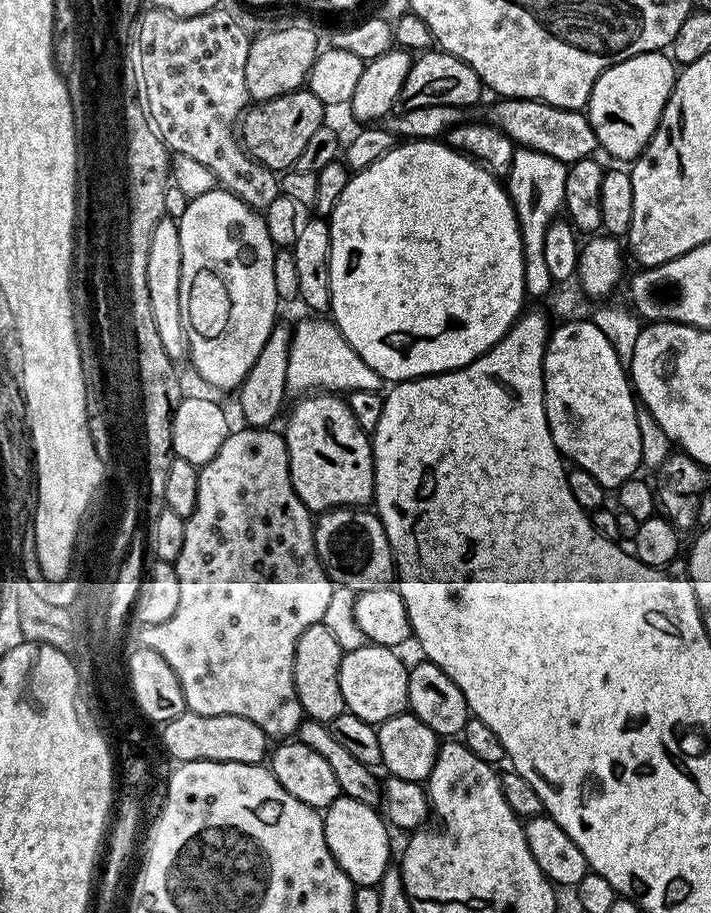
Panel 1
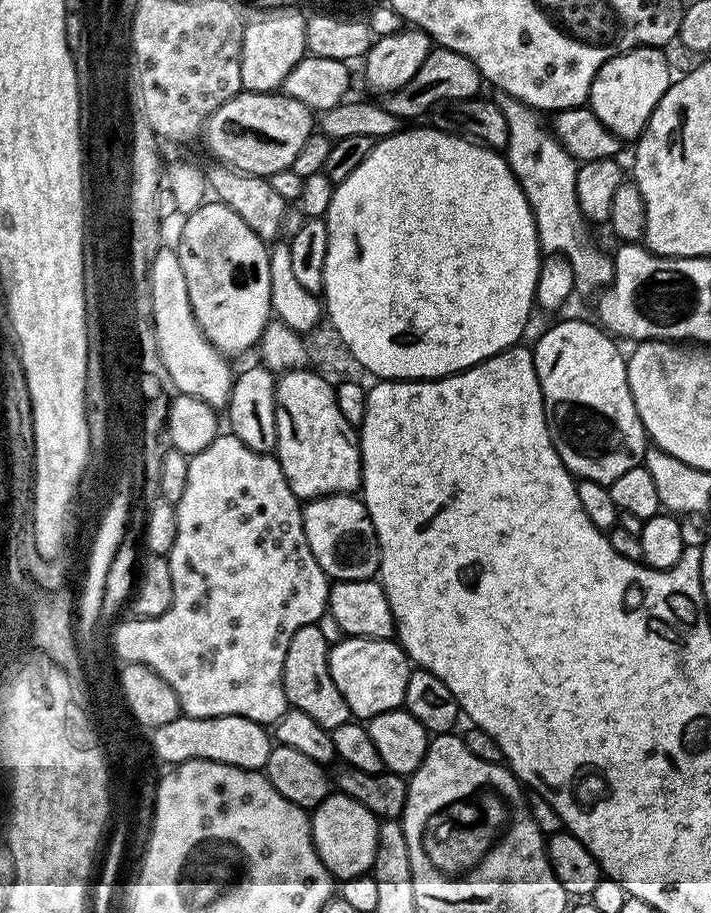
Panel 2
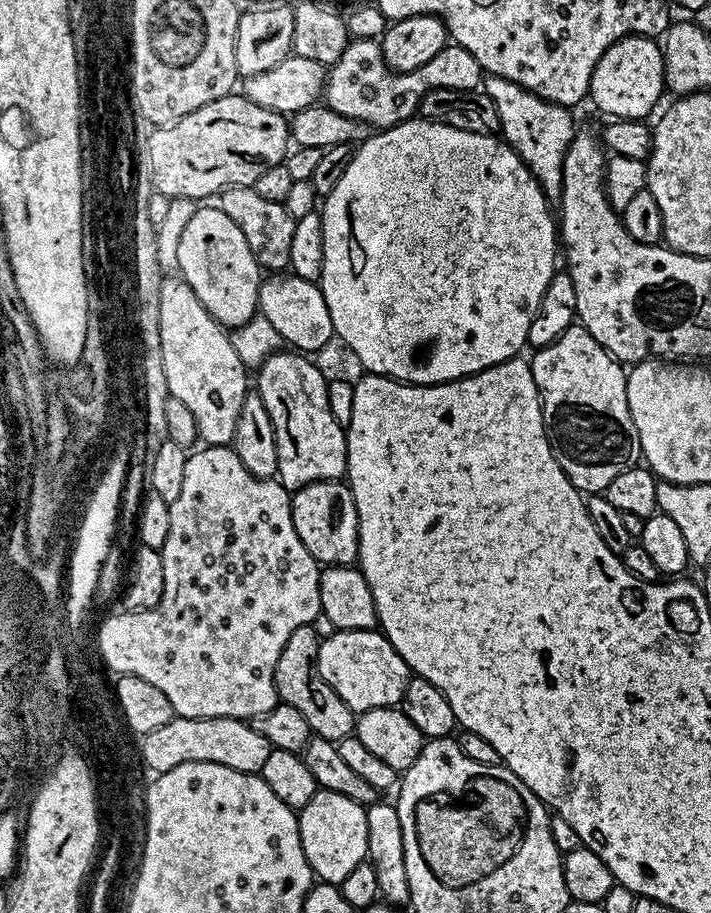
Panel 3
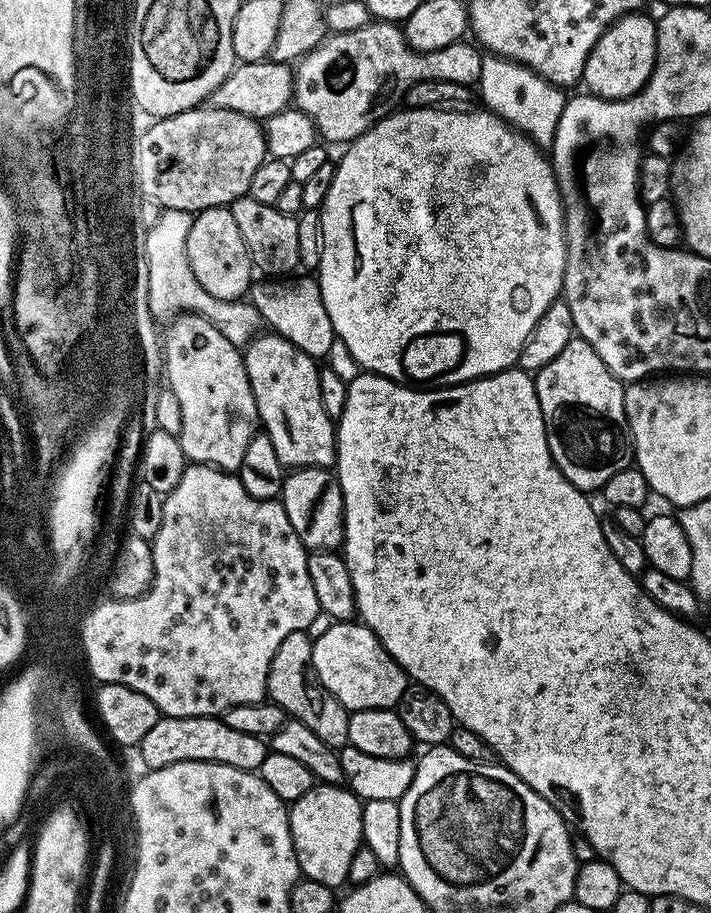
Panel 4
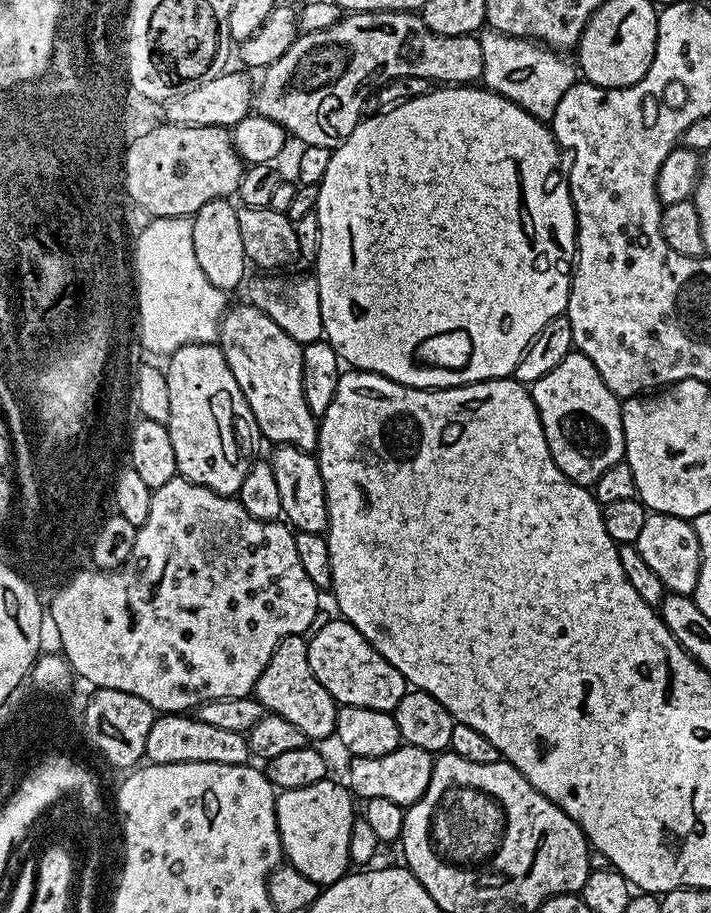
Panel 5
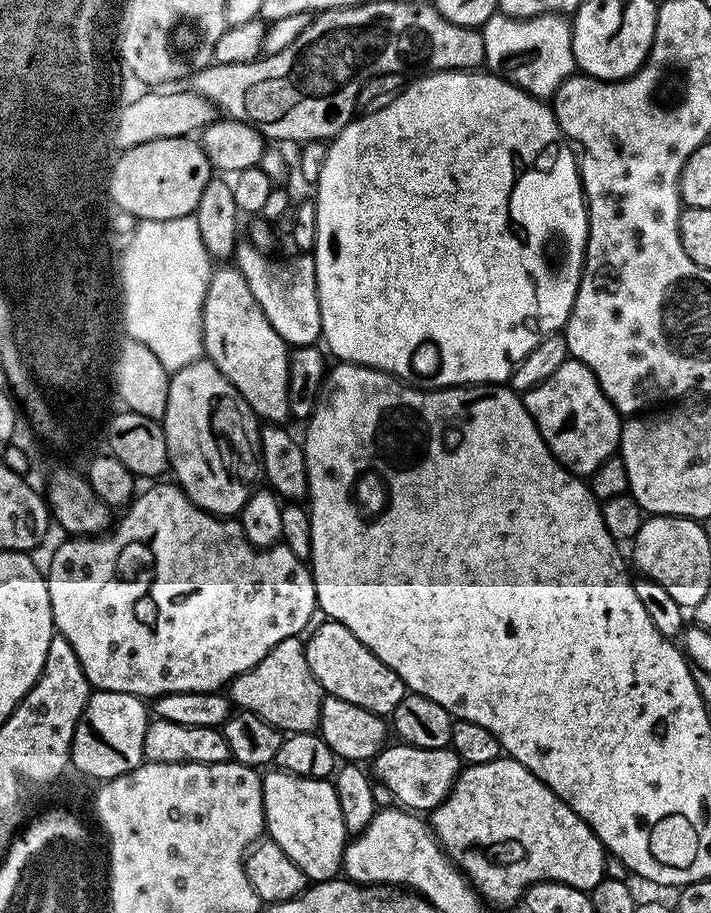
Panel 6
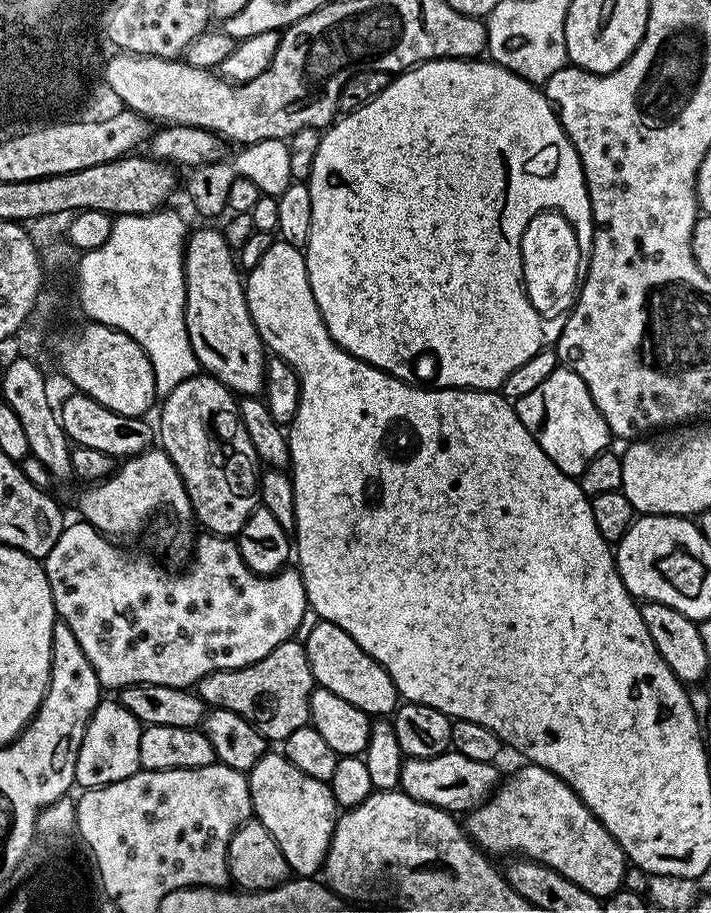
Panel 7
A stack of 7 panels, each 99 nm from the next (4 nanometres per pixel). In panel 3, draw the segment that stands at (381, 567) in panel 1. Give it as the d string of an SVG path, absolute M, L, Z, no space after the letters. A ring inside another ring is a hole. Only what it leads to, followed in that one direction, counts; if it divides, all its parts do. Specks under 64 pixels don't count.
M343 479L319 480L295 489L291 493L294 530L302 538L302 546L321 566L337 564L355 565L360 559L358 538L358 510L354 506L354 494Z

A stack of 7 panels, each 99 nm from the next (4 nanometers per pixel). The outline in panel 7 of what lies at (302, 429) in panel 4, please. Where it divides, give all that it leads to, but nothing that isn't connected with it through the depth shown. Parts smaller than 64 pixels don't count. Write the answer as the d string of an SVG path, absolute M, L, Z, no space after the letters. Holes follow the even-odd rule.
M200 228L187 237L184 246L184 321L190 338L190 346L196 355L197 365L207 375L213 376L241 397L259 397L264 390L264 366L266 349L258 330L250 318L248 299L244 293L245 281L238 267L234 248L216 228Z

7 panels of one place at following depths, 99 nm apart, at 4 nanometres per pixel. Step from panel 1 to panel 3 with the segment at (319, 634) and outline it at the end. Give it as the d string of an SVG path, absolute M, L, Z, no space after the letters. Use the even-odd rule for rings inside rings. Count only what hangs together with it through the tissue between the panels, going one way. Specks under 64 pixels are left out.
M312 624L298 626L298 630L290 634L286 646L282 646L282 654L278 654L278 666L274 666L276 695L283 703L294 706L294 710L302 713L302 718L306 718L312 736L339 742L342 738L353 735L357 713L352 712L350 706L346 706L346 702L338 698L338 694L334 694L334 690L318 670L321 639Z

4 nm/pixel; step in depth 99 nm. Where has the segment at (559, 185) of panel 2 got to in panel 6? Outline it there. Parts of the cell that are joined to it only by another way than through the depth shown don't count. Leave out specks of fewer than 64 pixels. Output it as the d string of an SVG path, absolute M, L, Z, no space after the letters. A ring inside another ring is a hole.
M497 14L482 26L484 64L487 71L504 77L523 92L537 98L552 98L569 76L577 71L572 49L572 25L564 14L545 14L516 20Z

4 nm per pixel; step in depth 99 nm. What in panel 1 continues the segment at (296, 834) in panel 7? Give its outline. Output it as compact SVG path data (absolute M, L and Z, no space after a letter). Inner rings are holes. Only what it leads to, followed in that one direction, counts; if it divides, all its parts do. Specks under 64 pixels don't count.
M343 794L330 807L323 809L322 815L326 846L330 846L330 854L334 854L338 866L342 866L353 885L379 885L382 874L390 867L388 855L392 852L388 845L390 828L383 815L373 805L363 804Z

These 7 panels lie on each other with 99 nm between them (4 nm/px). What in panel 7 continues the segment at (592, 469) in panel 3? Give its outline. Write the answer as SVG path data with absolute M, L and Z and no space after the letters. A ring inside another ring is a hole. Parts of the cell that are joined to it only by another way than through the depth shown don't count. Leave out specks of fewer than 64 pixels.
M557 366L546 378L546 382L530 390L522 398L514 401L514 407L522 426L530 430L530 434L542 446L546 458L558 466L567 476L578 478L598 458L598 454L609 451L608 440L613 439L606 418L594 406L594 398L590 398L590 390L574 370Z

